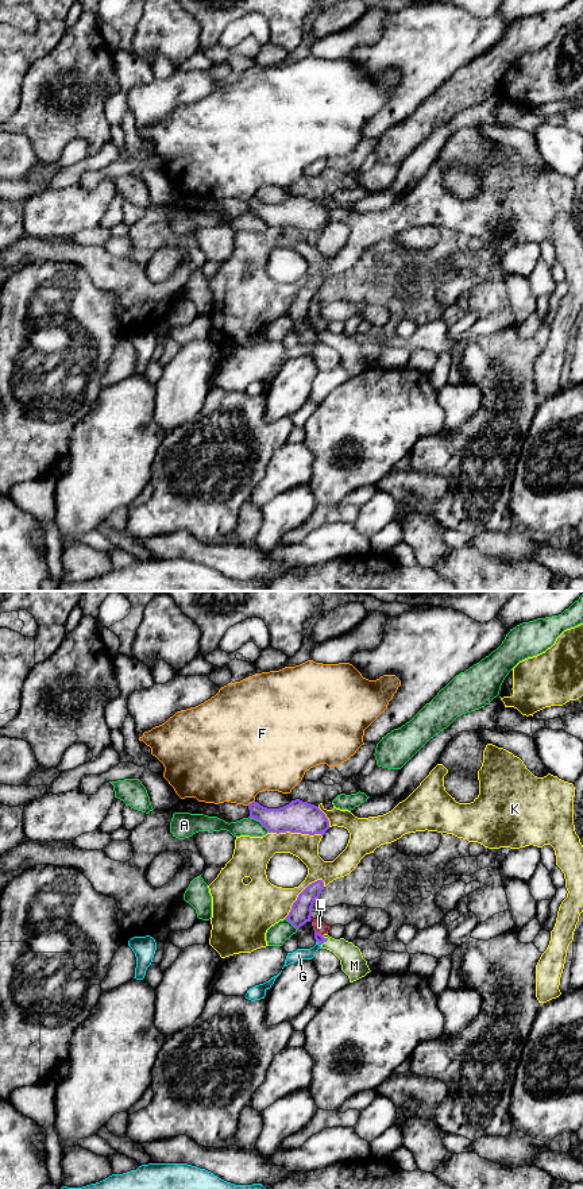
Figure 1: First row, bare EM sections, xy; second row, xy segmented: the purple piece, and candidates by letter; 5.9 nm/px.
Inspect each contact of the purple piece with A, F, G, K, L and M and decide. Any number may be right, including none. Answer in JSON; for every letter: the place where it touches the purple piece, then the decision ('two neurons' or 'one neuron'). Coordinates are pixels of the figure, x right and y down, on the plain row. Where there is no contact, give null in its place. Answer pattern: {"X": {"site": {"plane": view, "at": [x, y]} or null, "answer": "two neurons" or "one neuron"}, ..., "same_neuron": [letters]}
{"A": {"site": {"plane": "xy", "at": [259, 216]}, "answer": "two neurons"}, "F": {"site": {"plane": "xy", "at": [250, 199]}, "answer": "two neurons"}, "G": {"site": {"plane": "xy", "at": [319, 339]}, "answer": "two neurons"}, "K": {"site": {"plane": "xy", "at": [296, 227]}, "answer": "two neurons"}, "L": {"site": {"plane": "xy", "at": [316, 327]}, "answer": "two neurons"}, "M": {"site": {"plane": "xy", "at": [325, 336]}, "answer": "one neuron"}, "same_neuron": ["M"]}

